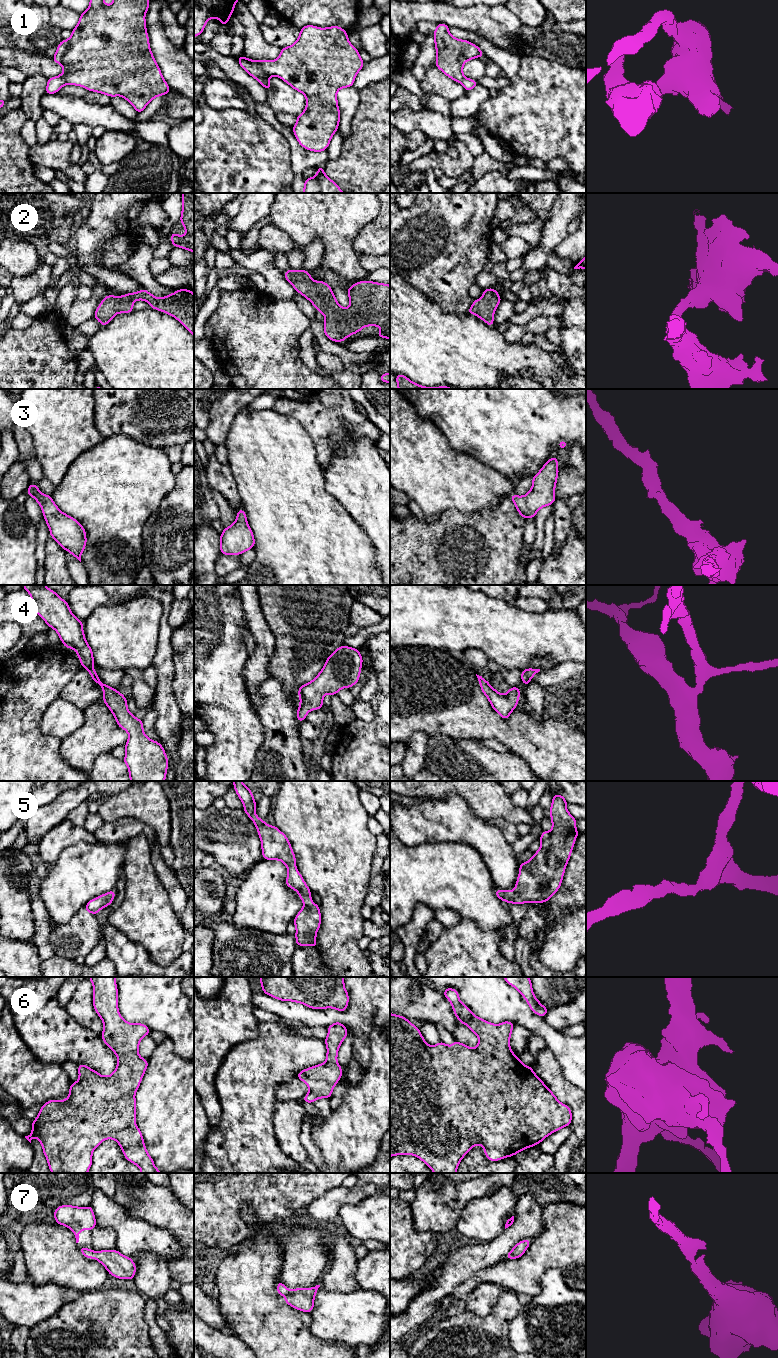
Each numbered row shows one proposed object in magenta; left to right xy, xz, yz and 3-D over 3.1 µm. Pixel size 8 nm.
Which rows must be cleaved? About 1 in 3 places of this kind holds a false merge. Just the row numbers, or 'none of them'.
1

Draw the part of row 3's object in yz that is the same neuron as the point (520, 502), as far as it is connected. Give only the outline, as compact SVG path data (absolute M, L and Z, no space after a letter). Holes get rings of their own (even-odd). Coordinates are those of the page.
M551 457L532 477L532 488L525 496L512 494L509 497L524 520L528 517L534 519L536 512L542 507L553 505L556 500L555 486L558 473L558 458Z

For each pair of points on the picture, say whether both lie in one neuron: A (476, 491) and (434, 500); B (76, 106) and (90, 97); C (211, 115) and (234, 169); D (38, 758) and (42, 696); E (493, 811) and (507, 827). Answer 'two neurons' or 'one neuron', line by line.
A: one neuron
B: two neurons
C: one neuron
D: one neuron
E: two neurons

